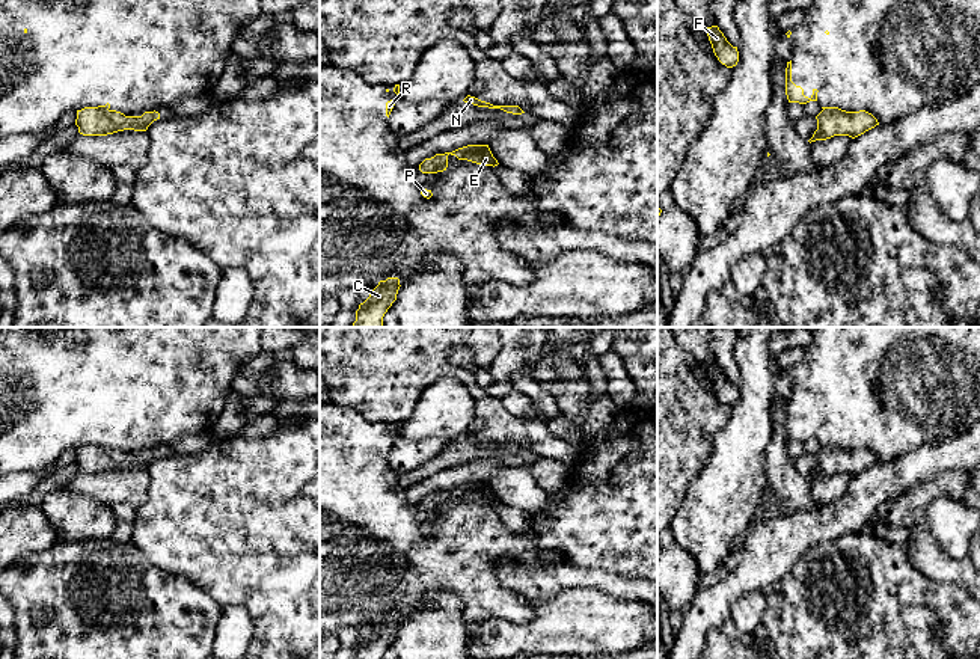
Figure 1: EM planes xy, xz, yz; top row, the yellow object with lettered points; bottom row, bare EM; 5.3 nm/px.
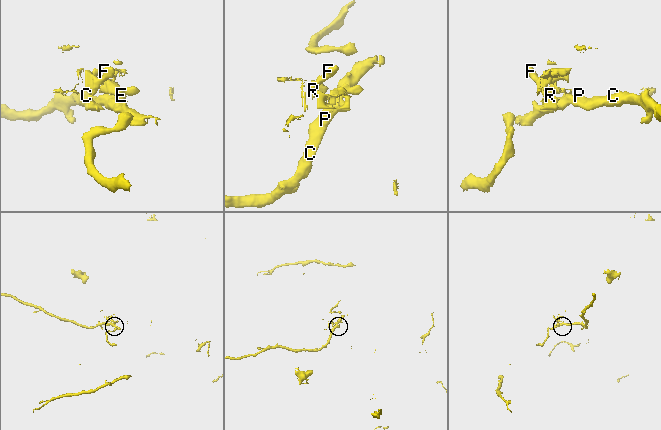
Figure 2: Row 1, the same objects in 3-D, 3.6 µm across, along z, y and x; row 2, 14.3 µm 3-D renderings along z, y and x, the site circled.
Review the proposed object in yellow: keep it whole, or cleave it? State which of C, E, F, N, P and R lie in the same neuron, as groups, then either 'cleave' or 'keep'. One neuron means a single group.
C E P / F N R; cleave

